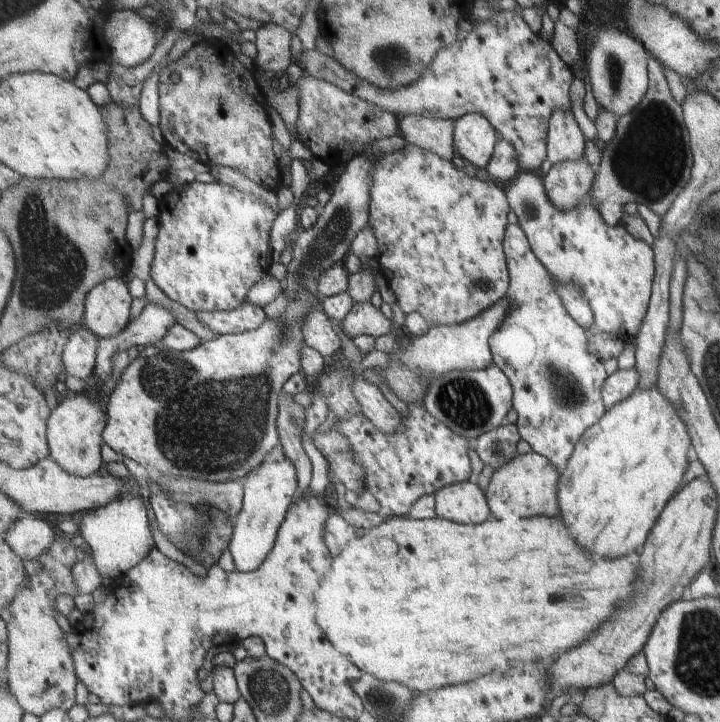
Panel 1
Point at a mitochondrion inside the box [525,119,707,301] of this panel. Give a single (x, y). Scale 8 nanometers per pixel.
(619, 175)

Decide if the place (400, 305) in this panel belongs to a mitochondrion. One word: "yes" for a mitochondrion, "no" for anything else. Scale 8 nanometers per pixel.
no

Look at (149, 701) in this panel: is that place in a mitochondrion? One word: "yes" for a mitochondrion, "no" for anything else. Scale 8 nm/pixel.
no

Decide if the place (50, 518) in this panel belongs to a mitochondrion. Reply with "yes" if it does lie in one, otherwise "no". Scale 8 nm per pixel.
no

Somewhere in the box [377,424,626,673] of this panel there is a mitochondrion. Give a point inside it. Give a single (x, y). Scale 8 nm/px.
(497, 450)

